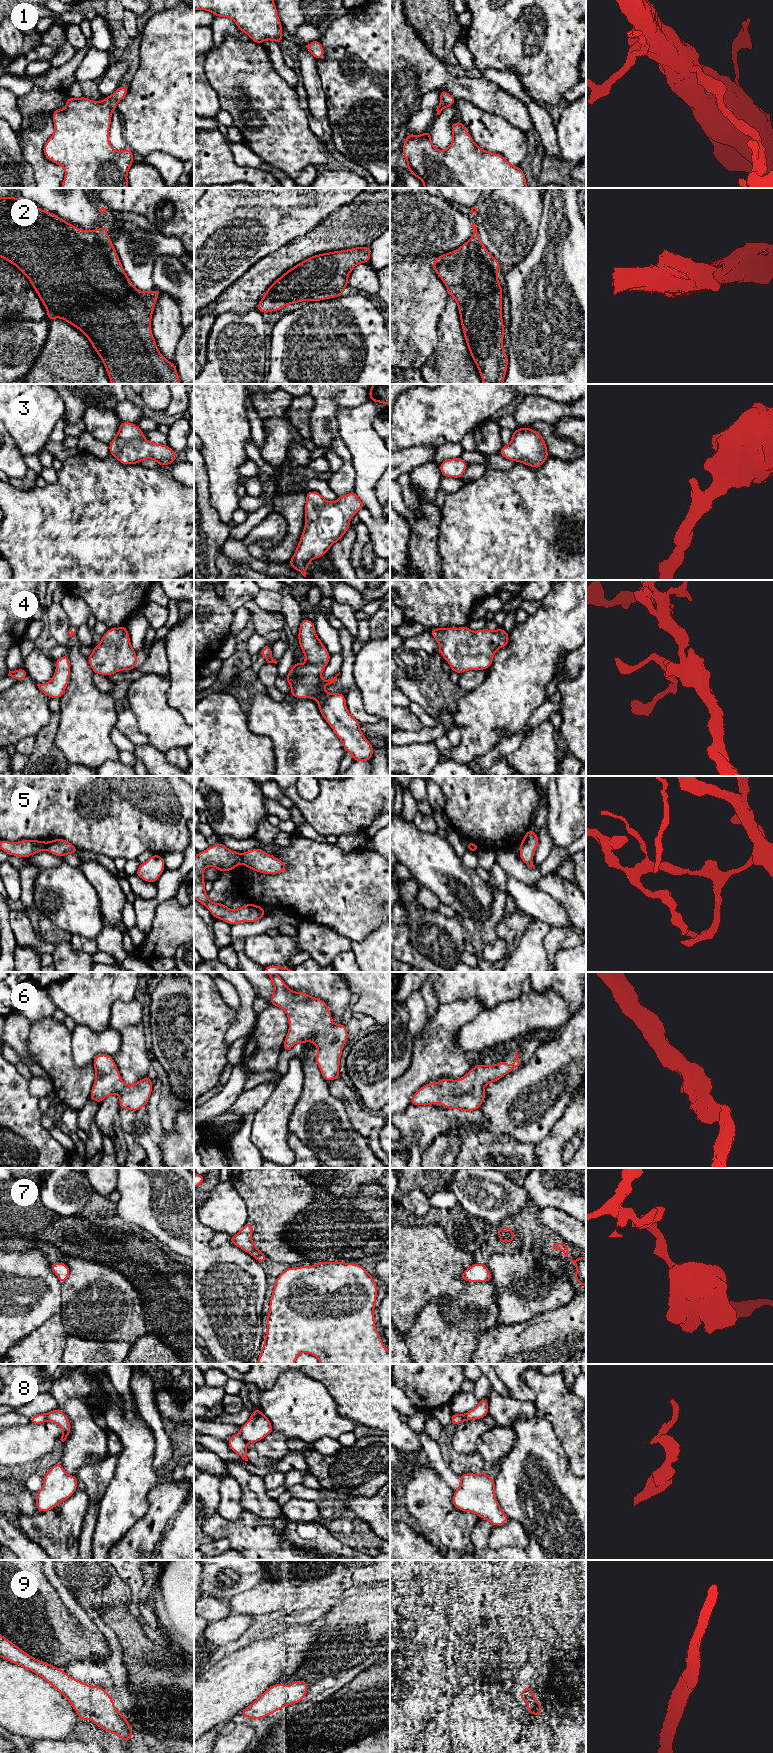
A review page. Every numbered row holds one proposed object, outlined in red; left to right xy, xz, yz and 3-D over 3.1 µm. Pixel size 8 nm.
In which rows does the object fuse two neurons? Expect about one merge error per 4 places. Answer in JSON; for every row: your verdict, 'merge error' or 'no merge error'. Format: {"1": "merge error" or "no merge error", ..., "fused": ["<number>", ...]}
{"1": "no merge error", "2": "no merge error", "3": "no merge error", "4": "no merge error", "5": "merge error", "6": "no merge error", "7": "no merge error", "8": "merge error", "9": "no merge error", "fused": ["5", "8"]}

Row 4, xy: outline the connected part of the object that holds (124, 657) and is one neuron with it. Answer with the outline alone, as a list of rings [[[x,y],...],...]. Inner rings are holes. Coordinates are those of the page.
[[[125,625],[109,628],[101,642],[93,648],[87,660],[94,674],[110,676],[119,671],[133,670],[138,664],[136,651],[131,645]]]

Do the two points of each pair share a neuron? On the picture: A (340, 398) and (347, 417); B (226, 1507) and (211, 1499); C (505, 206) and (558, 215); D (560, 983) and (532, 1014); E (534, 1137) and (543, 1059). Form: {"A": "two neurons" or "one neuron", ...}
{"A": "two neurons", "B": "two neurons", "C": "two neurons", "D": "two neurons", "E": "one neuron"}

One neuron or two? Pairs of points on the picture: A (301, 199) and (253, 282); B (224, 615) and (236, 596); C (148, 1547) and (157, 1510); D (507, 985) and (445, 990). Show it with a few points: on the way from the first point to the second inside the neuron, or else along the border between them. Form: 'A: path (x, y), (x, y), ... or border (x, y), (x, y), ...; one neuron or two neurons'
A: border (289, 242), (260, 258), (249, 268); two neurons
B: border (221, 593), (227, 605), (233, 611); two neurons
C: path (148, 1538), (157, 1519); one neuron
D: path (492, 985), (460, 985); one neuron

